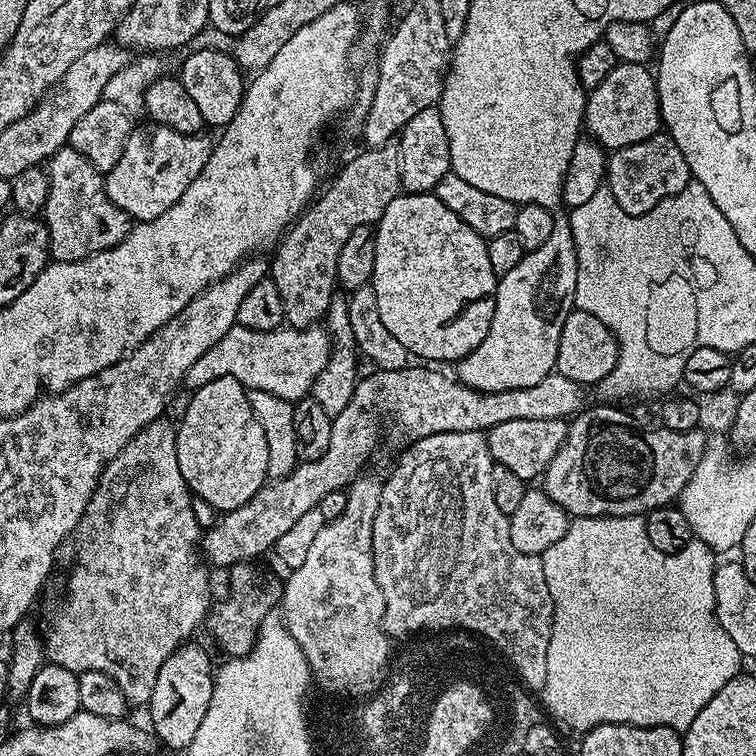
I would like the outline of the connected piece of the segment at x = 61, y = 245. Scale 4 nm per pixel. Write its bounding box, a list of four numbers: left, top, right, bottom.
[42,146,130,262]

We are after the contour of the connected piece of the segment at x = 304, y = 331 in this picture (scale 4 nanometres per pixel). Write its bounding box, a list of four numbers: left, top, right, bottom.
[183,326,332,400]

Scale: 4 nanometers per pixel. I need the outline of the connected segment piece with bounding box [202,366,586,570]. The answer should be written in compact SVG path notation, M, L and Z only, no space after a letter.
M409 366L402 370L373 371L373 376L357 379L350 406L342 414L332 417L330 446L322 458L300 460L290 474L277 480L269 479L258 494L241 508L223 513L220 521L202 536L202 556L209 565L217 564L223 570L232 565L252 562L263 552L271 553L278 538L306 514L306 510L319 508L326 494L334 494L361 475L364 463L376 448L380 432L376 429L376 416L389 416L400 427L404 442L421 440L430 434L443 432L483 432L502 422L517 418L558 418L568 420L585 407L585 389L570 378L553 374L542 378L534 386L522 390L479 392L457 382L451 375L431 372L431 367Z

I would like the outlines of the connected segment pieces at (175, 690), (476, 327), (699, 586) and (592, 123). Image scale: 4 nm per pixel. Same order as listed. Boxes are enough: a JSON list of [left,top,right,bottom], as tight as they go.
[[146,642,214,749],[370,192,498,362],[542,515,742,734],[584,63,662,150]]

